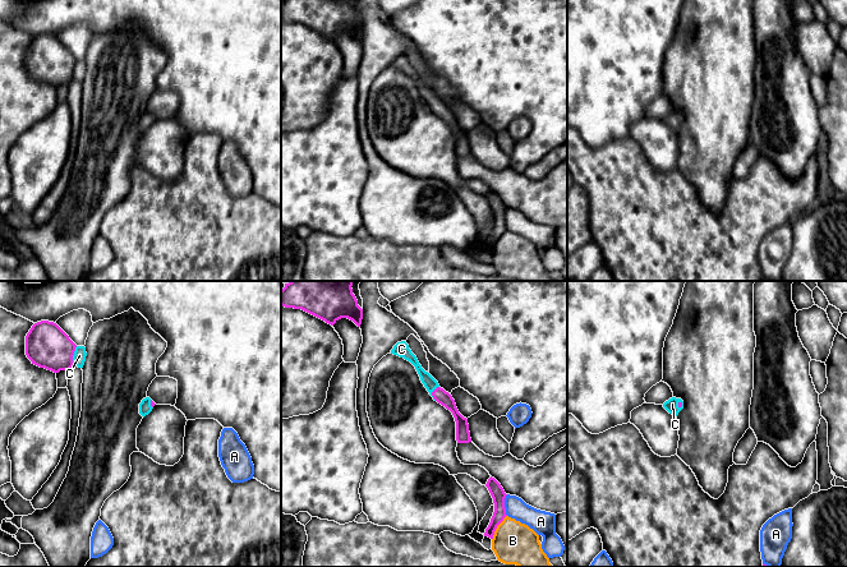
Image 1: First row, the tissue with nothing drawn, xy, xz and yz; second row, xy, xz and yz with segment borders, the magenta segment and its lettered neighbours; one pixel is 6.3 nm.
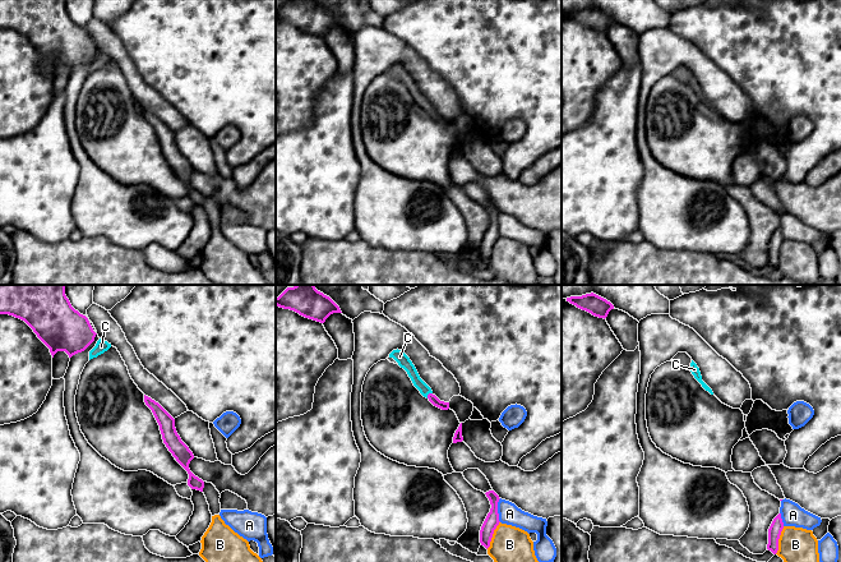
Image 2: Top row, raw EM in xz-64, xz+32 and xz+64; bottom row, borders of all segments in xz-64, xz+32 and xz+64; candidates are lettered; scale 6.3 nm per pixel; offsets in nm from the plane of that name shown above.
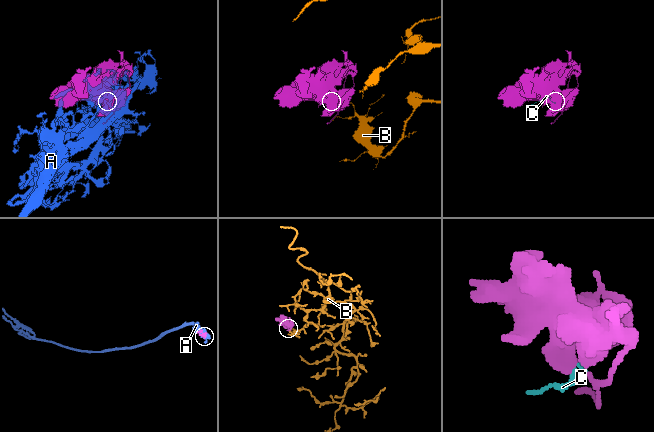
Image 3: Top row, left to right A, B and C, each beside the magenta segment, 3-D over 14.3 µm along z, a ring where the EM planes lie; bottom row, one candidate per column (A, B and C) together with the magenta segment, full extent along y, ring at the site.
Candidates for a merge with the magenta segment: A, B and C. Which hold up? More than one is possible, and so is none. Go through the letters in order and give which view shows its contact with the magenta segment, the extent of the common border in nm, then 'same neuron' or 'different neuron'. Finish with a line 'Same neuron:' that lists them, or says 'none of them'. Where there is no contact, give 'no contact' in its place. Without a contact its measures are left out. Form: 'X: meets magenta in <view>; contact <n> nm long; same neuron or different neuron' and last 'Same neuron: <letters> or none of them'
A: meets magenta in xz; contact 140 nm long; different neuron
B: meets magenta in xz; contact 180 nm long; different neuron
C: meets magenta in xy; contact 120 nm long; same neuron
Same neuron: C

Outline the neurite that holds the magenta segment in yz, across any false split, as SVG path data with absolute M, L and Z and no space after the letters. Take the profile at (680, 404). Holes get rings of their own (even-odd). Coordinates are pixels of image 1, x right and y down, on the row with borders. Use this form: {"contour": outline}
{"contour": "M672 397L663 404L663 407L672 415L677 416L683 409L683 401L681 398Z"}

